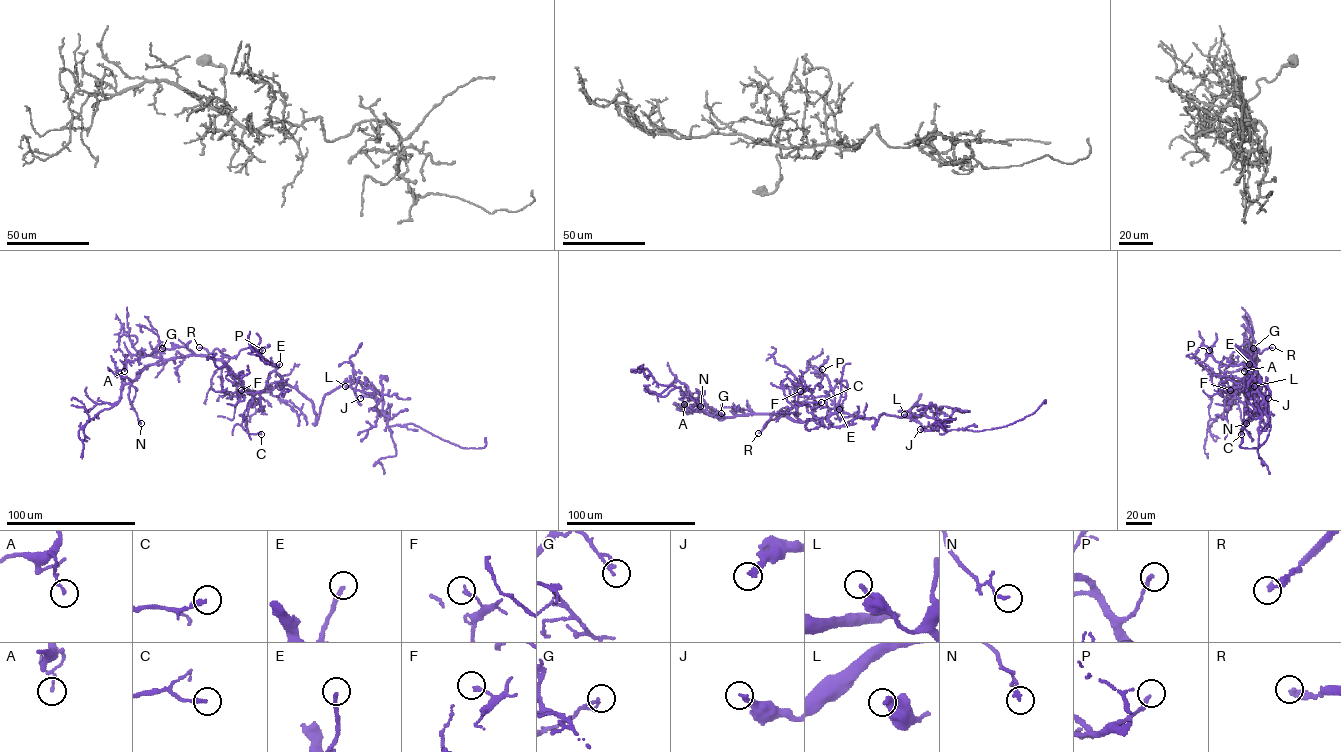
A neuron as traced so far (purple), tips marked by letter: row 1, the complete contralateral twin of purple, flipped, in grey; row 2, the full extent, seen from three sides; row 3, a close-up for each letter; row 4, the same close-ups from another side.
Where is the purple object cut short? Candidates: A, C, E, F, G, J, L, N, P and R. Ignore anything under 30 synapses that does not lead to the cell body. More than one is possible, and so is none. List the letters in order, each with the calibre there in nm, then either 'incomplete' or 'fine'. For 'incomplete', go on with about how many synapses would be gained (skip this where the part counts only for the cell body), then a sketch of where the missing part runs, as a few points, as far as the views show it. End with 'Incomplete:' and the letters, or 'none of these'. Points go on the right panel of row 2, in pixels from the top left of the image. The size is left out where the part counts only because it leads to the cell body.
A: 130 nm thick; fine
C: 240 nm thick; fine
E: 220 nm thick; fine
F: 170 nm thick; fine
G: 160 nm thick; fine
J: 240 nm thick; incomplete; about 70 synapses; missing branch runs (1268, 398), (1261, 398), (1252, 420)
L: 320 nm thick; fine
N: 180 nm thick; fine
P: 190 nm thick; fine
R: 320 nm thick; incomplete; missing branch runs (1272, 347), (1275, 341), (1287, 334)
Incomplete: J, R

